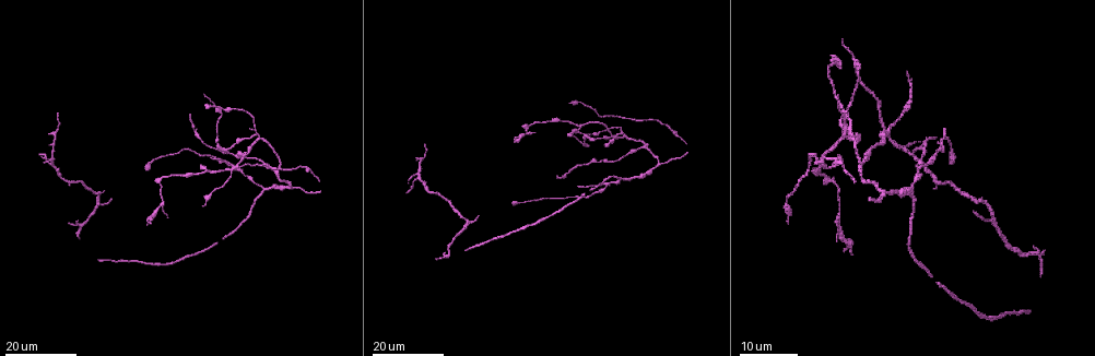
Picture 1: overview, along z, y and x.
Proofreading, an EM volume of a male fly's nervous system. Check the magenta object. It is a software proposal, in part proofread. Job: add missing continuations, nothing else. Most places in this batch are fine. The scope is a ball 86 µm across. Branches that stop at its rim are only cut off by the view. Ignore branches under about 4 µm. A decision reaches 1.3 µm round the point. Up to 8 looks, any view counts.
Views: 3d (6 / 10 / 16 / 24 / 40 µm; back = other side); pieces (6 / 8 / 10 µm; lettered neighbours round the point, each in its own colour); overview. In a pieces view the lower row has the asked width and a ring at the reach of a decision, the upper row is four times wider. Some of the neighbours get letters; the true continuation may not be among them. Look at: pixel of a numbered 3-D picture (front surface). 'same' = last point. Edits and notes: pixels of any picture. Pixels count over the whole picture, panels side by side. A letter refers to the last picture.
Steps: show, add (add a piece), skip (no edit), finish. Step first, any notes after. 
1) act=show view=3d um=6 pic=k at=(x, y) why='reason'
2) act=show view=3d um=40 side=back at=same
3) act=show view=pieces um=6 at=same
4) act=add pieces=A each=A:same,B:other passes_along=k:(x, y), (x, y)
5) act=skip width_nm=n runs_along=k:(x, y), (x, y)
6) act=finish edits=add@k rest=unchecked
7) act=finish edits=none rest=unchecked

act=show view=3d um=16 pic=1 at=(478, 218) why='an open end'

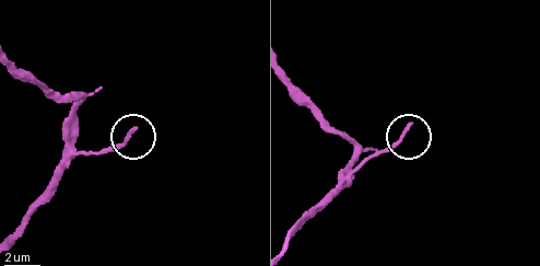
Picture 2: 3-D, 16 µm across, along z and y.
act=show view=pieces um=10 pic=2 at=(135, 129) why='see the neighbours'

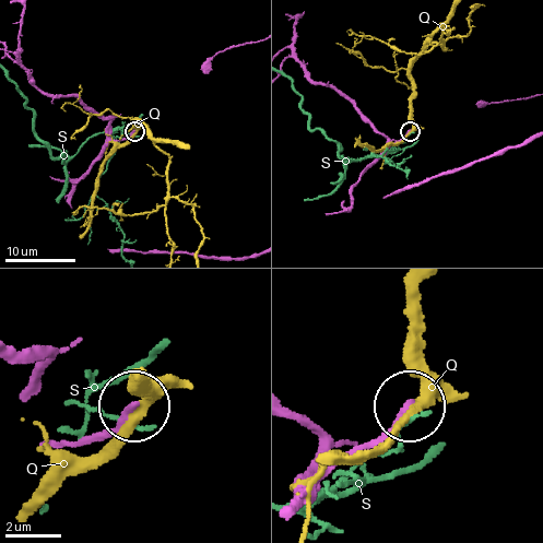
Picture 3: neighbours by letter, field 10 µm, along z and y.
act=skip each=Q:other,S:other runs_along=3:(296, 505), (406, 409) found='no lettered piece goes on from it'

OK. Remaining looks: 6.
act=show view=3d um=16 pic=1 at=(148, 170) why='end of a long branch'

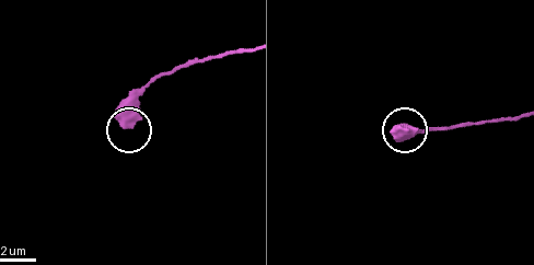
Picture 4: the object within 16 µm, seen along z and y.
act=show view=pieces um=10 pic=4 at=(397, 129)

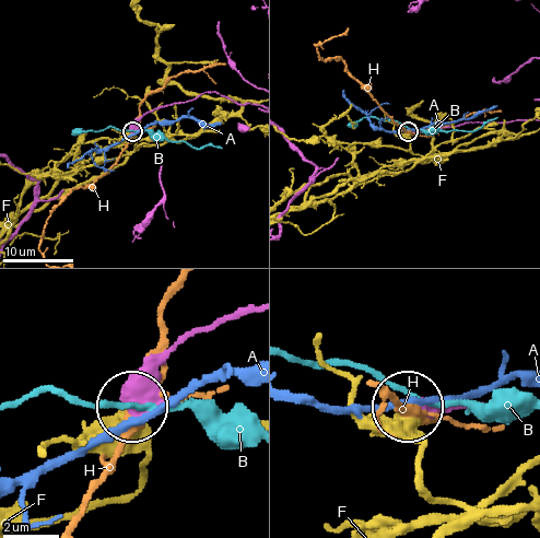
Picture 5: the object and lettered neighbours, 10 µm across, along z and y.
act=skip each=A:other,B:other,F:other,H:other runs_along=5:(247, 310), (184, 338), (137, 406) found='no lettered piece goes on from it'

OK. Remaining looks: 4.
act=show view=3d um=16 pic=1 at=(577, 186) why='tapers out'

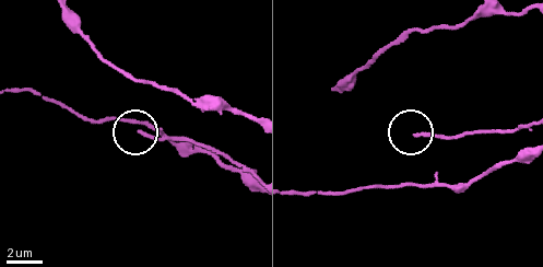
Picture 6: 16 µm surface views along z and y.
act=show view=pieces um=10 pic=6 at=(414, 136)

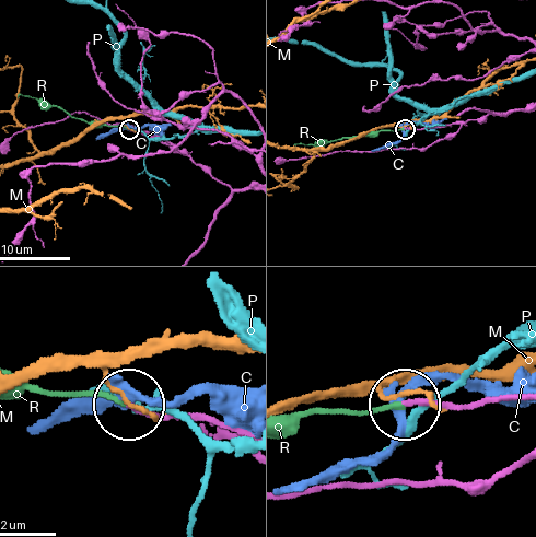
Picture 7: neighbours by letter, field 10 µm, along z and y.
act=add pieces=R width_nm=180 each=C:other,M:other,P:other,R:same passes_along=7:(148, 132), (72, 118), (25, 95) found='it goes on there'

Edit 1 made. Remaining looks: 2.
act=finish edits=add@7 rest=unchecked

